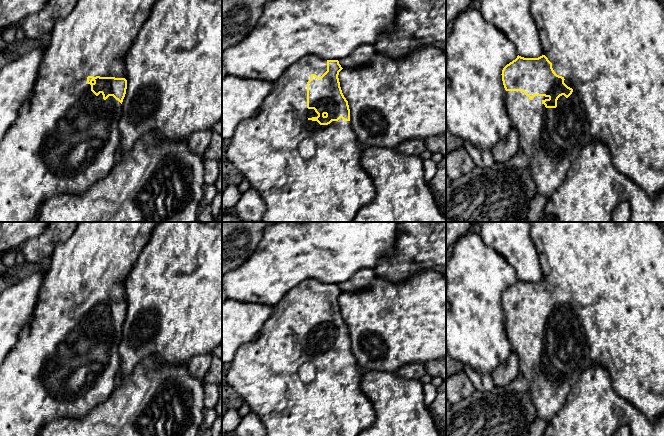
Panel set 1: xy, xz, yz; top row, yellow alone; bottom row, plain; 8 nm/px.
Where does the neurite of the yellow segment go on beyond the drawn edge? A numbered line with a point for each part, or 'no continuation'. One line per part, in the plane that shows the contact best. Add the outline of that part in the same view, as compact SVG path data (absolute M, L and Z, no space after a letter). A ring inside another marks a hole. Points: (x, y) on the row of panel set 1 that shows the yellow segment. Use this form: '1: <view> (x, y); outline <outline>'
1: yz (610, 52); outline M530 0L530 11L537 24L537 29L539 31L541 46L543 47L544 55L552 63L552 68L554 72L557 75L562 76L565 79L564 83L568 87L573 89L572 94L568 98L566 98L564 95L558 98L556 108L546 108L545 105L542 103L543 100L549 99L549 97L534 96L533 99L530 100L524 92L505 91L506 111L509 116L509 119L511 120L512 126L516 128L518 131L520 148L529 157L530 169L532 172L534 182L536 184L537 193L540 193L544 195L547 199L549 199L564 182L569 169L572 167L574 161L582 151L583 147L590 142L599 140L610 149L612 163L622 174L631 179L633 182L635 182L651 197L657 196L664 188L664 8L662 7L662 5L657 0Z

